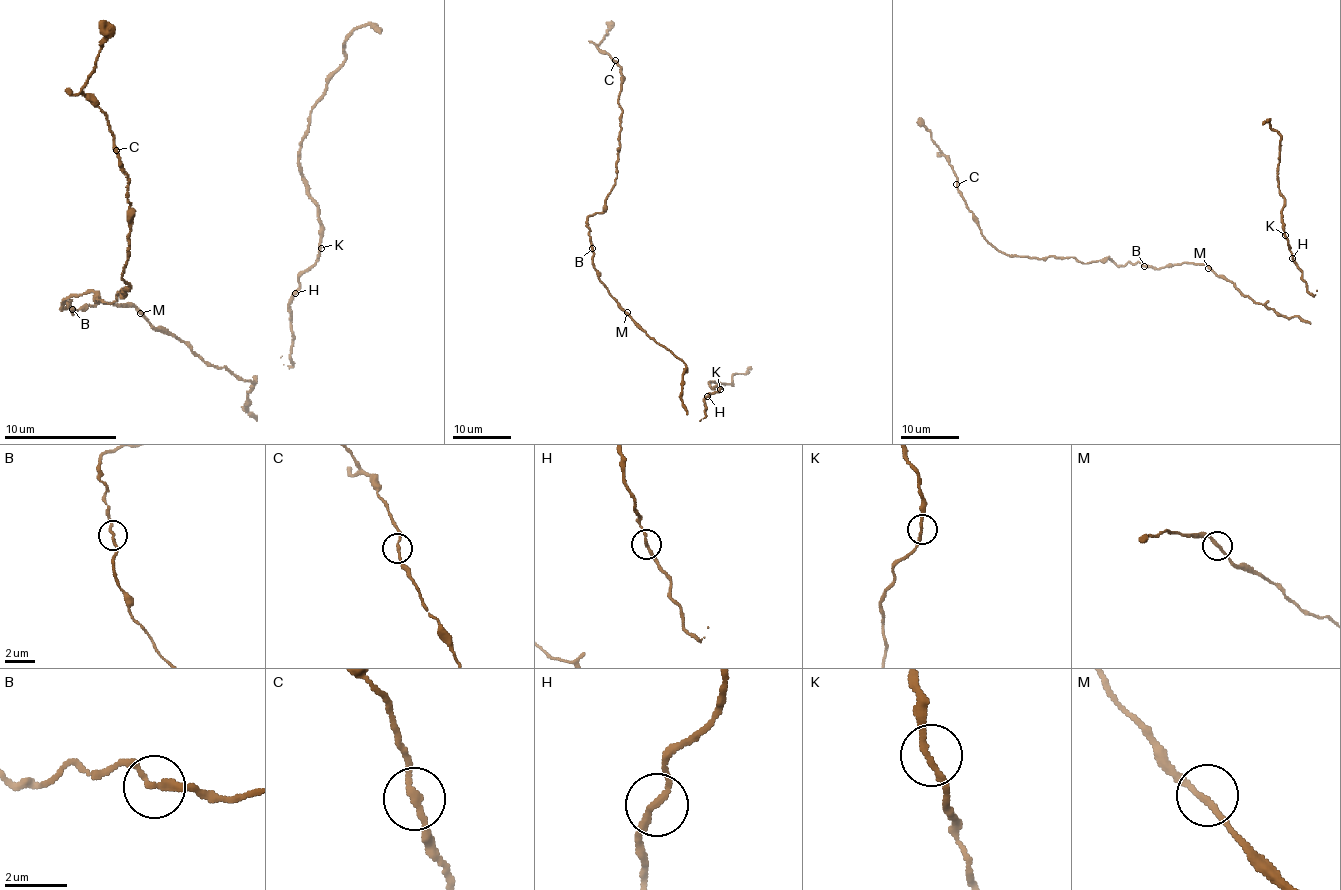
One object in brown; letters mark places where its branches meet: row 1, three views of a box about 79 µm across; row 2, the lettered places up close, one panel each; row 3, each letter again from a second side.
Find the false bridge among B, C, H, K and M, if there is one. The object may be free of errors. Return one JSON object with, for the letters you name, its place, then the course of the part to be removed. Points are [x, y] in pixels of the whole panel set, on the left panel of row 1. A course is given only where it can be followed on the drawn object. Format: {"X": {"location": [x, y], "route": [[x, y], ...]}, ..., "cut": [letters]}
{"cut": []}

